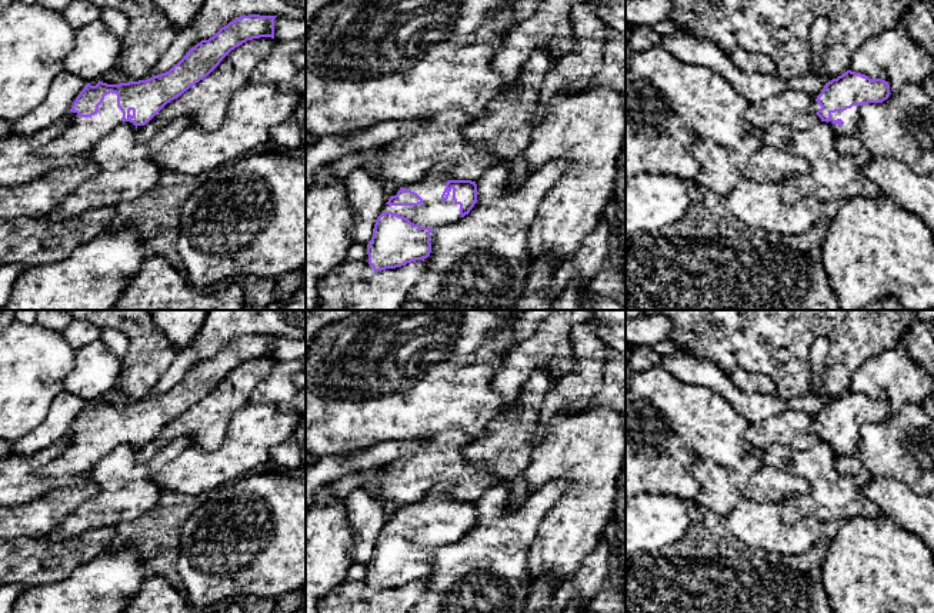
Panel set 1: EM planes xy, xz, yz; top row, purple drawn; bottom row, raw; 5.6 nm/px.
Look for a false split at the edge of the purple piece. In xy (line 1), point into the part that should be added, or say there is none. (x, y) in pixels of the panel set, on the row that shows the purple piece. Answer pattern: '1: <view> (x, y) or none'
1: xy (82, 133)

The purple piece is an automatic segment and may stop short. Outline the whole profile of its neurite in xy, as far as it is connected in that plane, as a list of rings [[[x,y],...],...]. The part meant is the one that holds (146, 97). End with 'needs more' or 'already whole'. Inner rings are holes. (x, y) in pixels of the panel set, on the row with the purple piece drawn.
[[[240,16],[209,40],[201,40],[169,71],[147,80],[107,84],[87,83],[64,117],[67,127],[39,153],[47,159],[76,157],[120,124],[141,127],[167,103],[207,77],[220,61],[247,40],[274,39],[277,16]]]; needs more

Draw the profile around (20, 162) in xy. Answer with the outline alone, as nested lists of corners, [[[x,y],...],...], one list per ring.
[[[61,119],[29,136],[11,133],[0,137],[0,186],[19,186],[44,176],[53,169],[81,166],[91,160],[91,150],[76,157],[43,157],[39,150],[59,137],[67,127]]]

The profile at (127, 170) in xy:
[[[179,117],[150,141],[140,141],[140,129],[129,123],[111,130],[91,149],[90,161],[99,173],[53,209],[47,214],[49,220],[57,221],[100,207],[117,207],[144,196],[163,173],[154,161],[156,153],[190,124],[189,119]]]

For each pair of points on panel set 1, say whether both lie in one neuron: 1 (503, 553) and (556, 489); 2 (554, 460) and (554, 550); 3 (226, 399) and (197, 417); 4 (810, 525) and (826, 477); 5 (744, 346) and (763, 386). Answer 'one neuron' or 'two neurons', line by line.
1: one neuron
2: one neuron
3: one neuron
4: two neurons
5: two neurons

